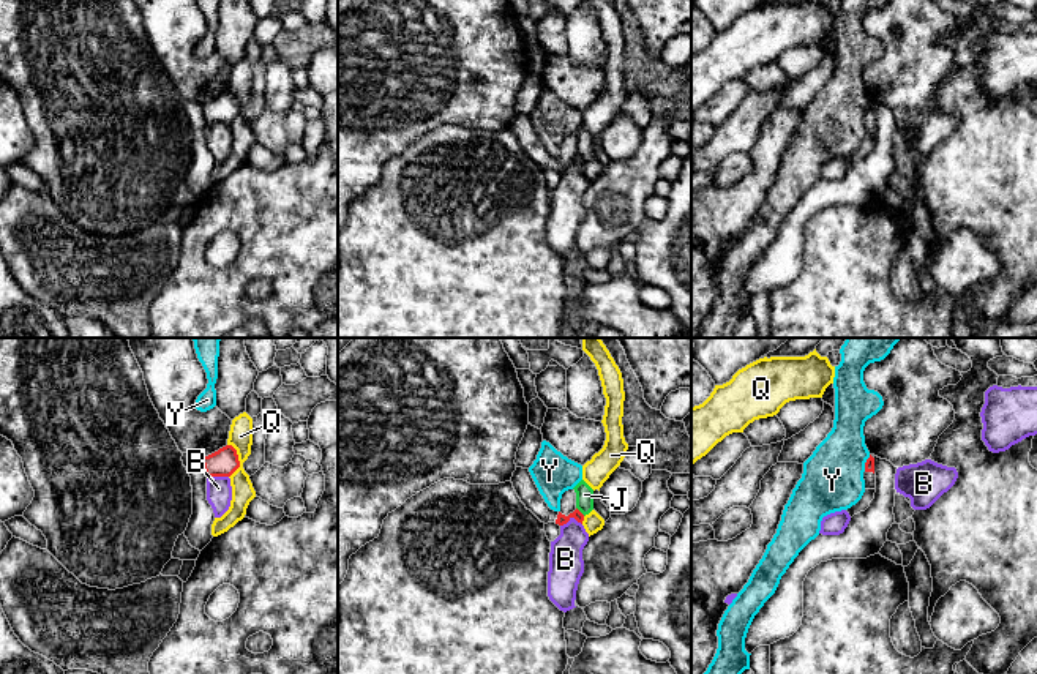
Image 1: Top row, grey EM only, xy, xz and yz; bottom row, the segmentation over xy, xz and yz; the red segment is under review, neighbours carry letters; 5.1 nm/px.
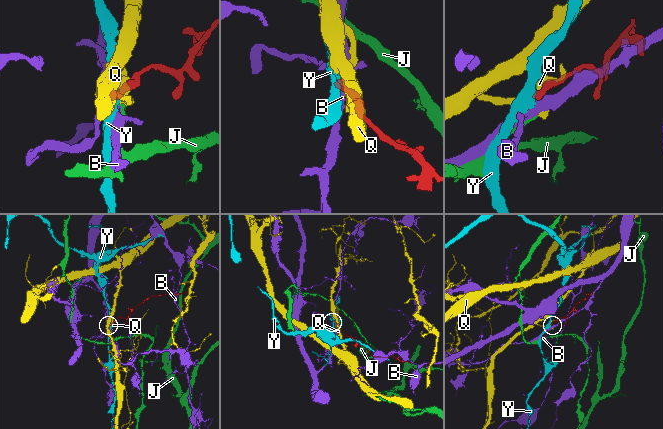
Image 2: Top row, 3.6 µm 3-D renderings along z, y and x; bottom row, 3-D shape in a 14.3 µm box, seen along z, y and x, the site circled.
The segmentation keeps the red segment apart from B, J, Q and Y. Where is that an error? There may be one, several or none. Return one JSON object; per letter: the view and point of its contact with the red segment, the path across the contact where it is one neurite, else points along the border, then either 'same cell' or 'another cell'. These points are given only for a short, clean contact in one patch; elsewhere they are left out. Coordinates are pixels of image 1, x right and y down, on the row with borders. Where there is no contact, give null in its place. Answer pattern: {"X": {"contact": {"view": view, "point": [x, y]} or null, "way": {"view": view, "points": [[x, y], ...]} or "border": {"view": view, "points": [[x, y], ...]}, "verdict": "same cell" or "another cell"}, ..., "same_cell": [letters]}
{"B": {"contact": {"view": "xz", "point": [570, 516]}, "border": {"view": "xz", "points": [[581, 523], [570, 518], [561, 526]]}, "verdict": "another cell"}, "J": {"contact": {"view": "xz", "point": [580, 512]}, "border": {"view": "xz", "points": [[576, 507], [584, 515]]}, "verdict": "another cell"}, "Q": {"contact": {"view": "xy", "point": [237, 460]}, "verdict": "another cell"}, "Y": {"contact": {"view": "yz", "point": [865, 463]}, "border": {"view": "yz", "points": [[870, 455], [864, 471]]}, "verdict": "another cell"}, "same_cell": []}

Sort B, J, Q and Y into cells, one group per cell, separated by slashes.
B / J / Q / Y

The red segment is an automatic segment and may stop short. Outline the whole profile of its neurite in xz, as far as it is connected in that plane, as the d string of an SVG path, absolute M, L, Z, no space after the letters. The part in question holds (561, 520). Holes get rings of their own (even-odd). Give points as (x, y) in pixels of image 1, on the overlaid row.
M516 467L511 477L511 483L526 508L530 510L541 522L556 522L559 526L563 526L571 518L575 518L578 522L582 524L584 515L578 508L568 516L565 516L560 511L554 511L548 507L529 469Z

